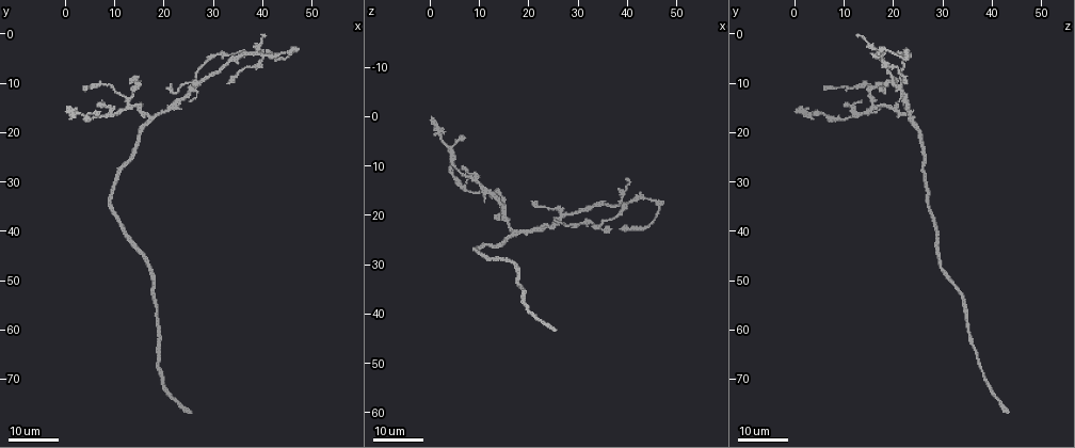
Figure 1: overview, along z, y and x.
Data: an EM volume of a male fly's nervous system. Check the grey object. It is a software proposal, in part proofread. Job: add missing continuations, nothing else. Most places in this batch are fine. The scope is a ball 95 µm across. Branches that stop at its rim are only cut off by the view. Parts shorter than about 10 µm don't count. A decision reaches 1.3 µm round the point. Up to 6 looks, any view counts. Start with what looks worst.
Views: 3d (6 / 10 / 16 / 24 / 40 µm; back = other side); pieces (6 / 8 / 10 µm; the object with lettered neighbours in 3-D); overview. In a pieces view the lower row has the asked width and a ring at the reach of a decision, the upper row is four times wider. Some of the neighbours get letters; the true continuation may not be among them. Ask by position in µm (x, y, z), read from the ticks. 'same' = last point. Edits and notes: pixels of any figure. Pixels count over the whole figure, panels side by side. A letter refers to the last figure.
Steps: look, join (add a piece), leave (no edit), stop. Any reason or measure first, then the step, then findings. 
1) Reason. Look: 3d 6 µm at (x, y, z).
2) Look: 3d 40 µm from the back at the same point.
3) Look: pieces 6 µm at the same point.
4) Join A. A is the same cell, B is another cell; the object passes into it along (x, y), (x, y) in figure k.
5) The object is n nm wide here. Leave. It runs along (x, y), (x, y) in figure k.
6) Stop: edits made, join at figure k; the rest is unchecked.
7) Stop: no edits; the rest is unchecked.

An open end. Look: 3d 16 µm at (7.0, 16.5, 4.5).

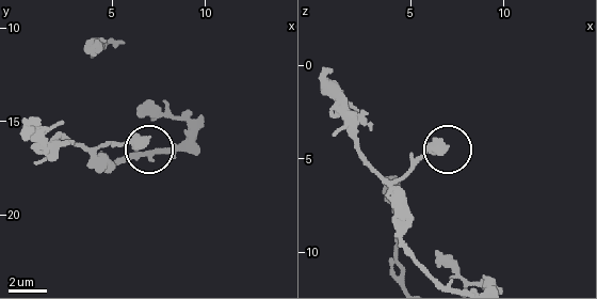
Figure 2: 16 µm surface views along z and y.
Zoom in. Look: 3d 10 µm at (7.0, 15.9, 4.5).

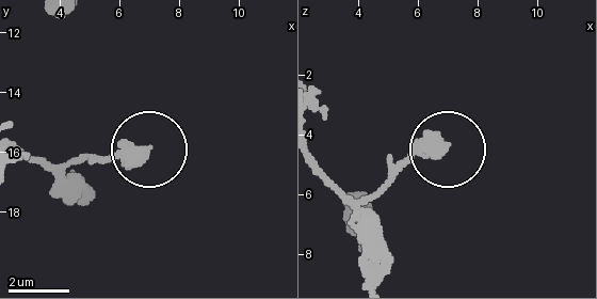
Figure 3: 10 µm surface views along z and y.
What lies round it. Look: pieces 8 µm at (7.0, 16.0, 4.5).

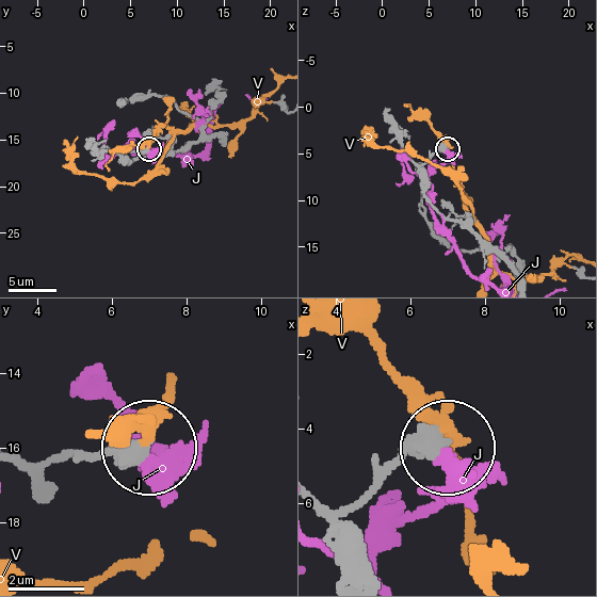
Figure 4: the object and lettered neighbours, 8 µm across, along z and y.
Leave. J and V are other cells; no lettered piece goes on from it.

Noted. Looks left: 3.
Branch stops here. Look: 3d 24 µm at (6.5, 14.0, 10.5).

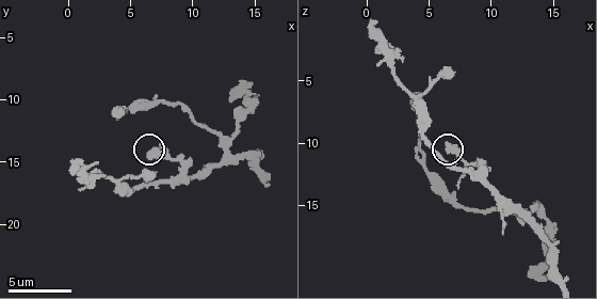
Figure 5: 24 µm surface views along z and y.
Look: pieces 10 µm at (6.4, 14.6, 10.0).

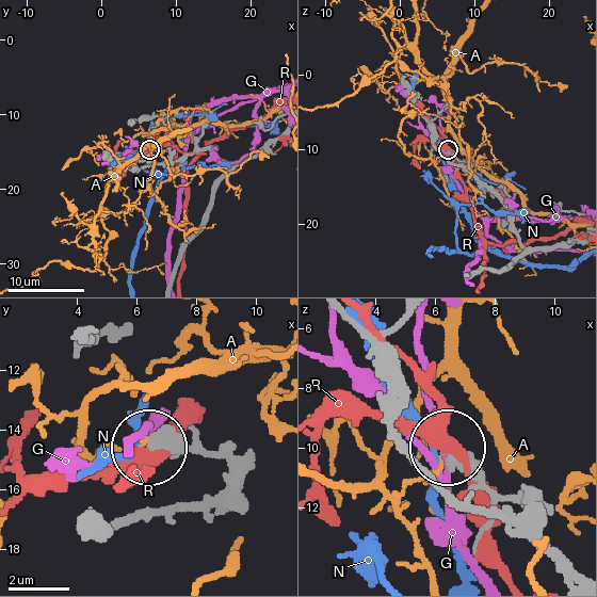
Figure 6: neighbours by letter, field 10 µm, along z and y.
The object is 390 nm wide here. Leave. A, G, N and R are other cells; no lettered piece goes on from it.

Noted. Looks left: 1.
Stop: no edits; the rest is unchecked.

